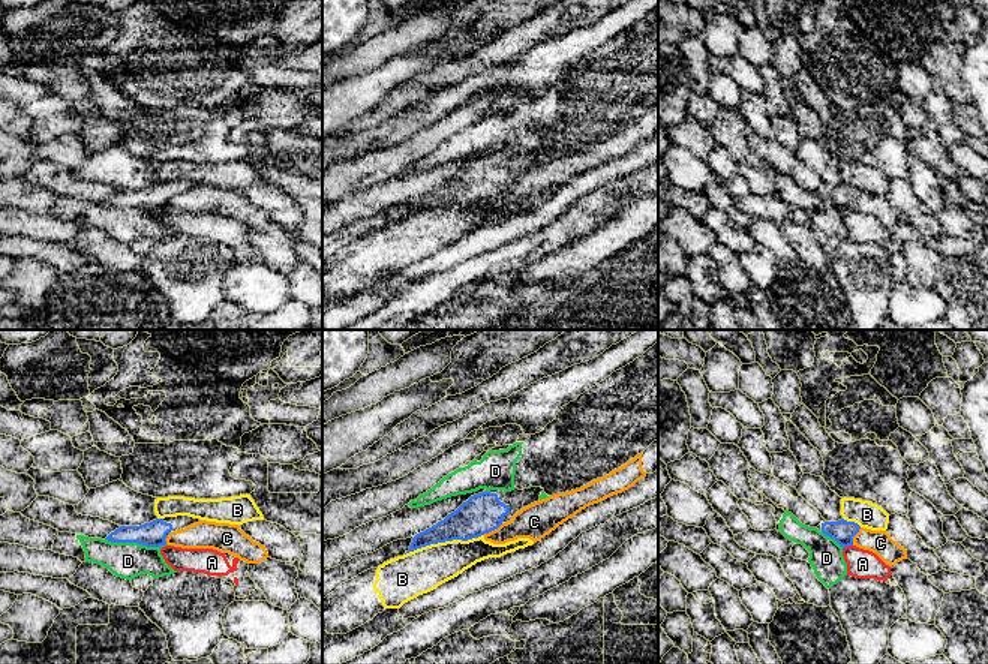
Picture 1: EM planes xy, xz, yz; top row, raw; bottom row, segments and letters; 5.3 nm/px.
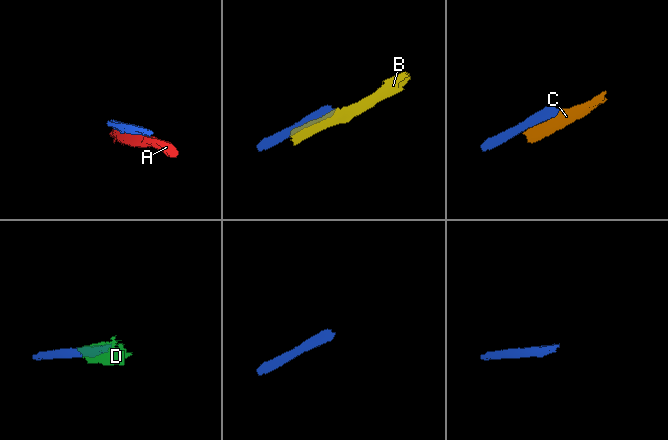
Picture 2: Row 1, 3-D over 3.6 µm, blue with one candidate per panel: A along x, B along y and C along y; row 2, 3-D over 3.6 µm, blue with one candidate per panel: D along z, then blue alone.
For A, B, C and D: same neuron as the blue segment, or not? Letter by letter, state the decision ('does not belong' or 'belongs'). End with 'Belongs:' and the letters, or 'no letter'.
A: does not belong
B: does not belong
C: does not belong
D: does not belong
Belongs: no letter

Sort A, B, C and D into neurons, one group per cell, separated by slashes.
A / B / C / D

